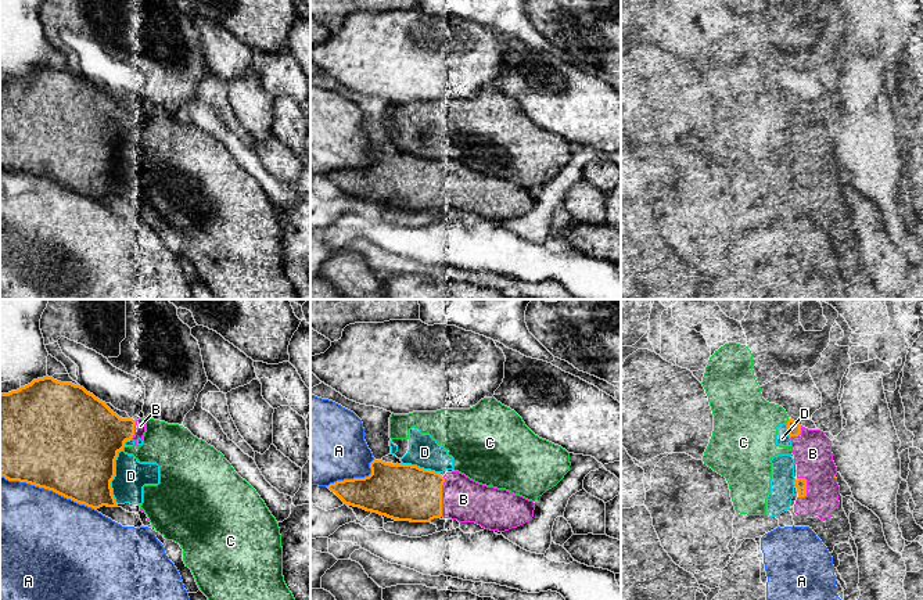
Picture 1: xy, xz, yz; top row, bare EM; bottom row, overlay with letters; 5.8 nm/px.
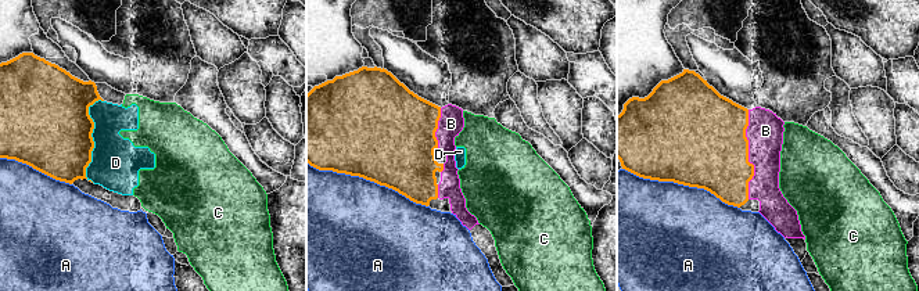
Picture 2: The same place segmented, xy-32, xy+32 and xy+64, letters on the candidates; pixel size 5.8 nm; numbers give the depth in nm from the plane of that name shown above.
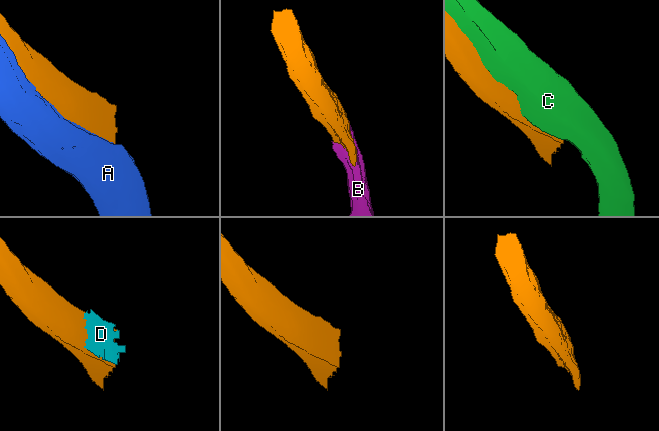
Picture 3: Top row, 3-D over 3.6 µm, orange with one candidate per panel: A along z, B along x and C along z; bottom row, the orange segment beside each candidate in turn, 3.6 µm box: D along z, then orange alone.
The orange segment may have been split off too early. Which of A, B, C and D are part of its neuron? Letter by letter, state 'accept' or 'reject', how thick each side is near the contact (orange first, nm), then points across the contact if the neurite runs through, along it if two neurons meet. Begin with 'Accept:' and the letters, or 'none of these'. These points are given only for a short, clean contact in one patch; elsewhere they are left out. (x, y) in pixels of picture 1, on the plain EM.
Accept: B
A: reject | 500/500 nm
B: accept | 320/260 nm
C: reject | 460/240 nm
D: reject | 460/190 nm

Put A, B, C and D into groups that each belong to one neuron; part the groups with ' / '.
A / B / C D

